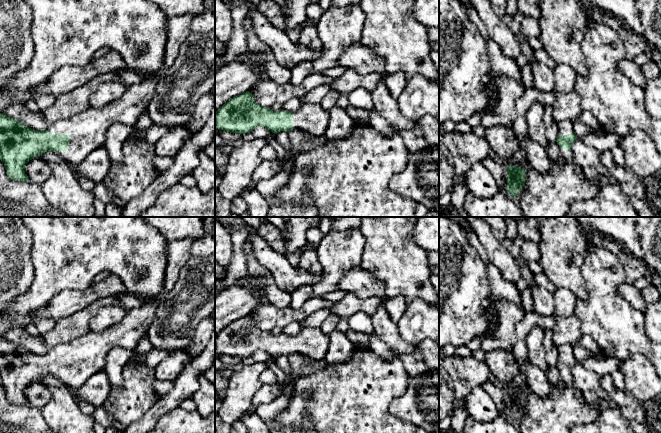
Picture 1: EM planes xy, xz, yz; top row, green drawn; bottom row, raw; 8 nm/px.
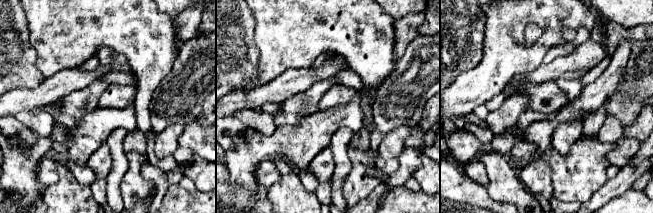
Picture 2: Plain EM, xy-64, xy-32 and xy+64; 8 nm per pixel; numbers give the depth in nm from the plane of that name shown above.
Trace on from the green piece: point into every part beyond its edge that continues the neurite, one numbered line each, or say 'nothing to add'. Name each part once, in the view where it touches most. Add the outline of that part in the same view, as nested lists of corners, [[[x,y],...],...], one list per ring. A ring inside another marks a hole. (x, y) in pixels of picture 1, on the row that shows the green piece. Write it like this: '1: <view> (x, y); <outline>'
1: xy (87, 130); [[[185,14],[168,19],[164,66],[150,78],[128,86],[119,99],[102,108],[89,108],[46,128],[52,134],[70,136],[69,149],[56,152],[64,161],[71,167],[78,166],[92,151],[104,146],[106,131],[115,123],[135,126],[138,118],[147,111],[158,83],[174,63],[182,43],[191,33],[190,23],[195,17]]]

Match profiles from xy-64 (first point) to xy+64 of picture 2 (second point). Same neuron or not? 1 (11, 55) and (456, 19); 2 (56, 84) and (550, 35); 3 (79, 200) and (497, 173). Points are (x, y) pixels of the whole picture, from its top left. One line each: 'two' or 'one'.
1: one
2: two
3: one

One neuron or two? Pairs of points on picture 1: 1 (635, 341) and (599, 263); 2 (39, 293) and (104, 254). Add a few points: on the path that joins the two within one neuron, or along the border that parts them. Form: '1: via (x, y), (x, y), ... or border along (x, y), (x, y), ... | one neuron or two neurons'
1: via (616, 322), (604, 310), (603, 282) | one neuron
2: via (55, 277), (65, 267), (81, 265), (88, 258) | one neuron

